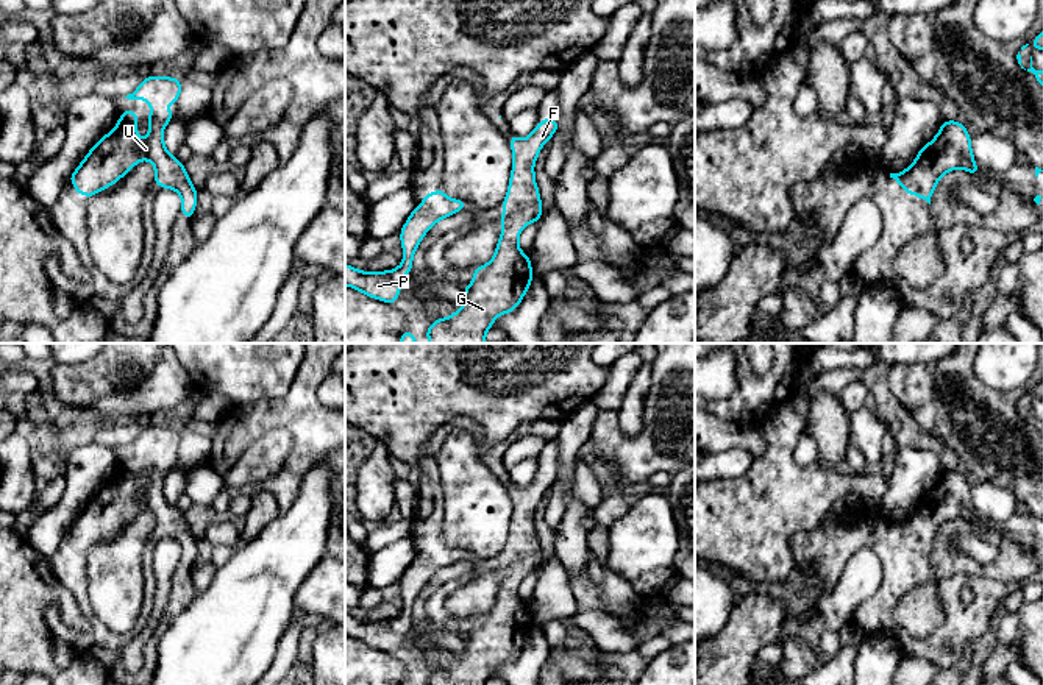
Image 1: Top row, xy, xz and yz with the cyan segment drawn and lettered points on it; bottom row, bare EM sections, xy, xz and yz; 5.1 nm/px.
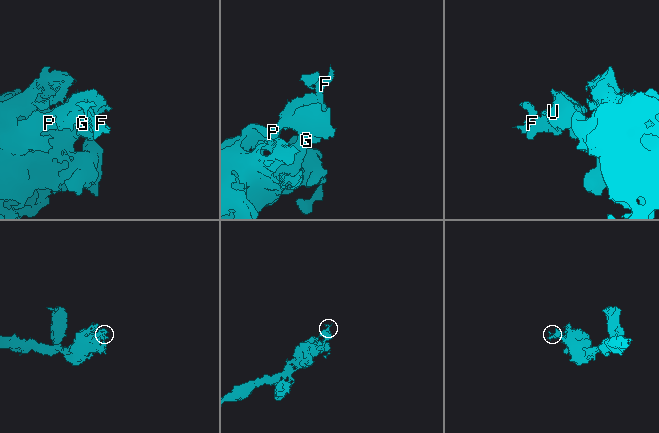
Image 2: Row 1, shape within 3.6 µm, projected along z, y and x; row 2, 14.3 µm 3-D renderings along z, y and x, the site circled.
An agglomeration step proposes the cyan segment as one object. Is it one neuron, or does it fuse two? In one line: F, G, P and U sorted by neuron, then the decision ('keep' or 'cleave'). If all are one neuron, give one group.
F G P U | keep

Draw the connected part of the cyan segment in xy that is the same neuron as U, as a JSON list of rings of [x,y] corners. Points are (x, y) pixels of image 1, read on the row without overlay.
[[[147,426],[139,437],[128,443],[128,449],[147,449],[150,453],[148,487],[139,488],[136,473],[139,465],[130,459],[122,460],[116,477],[103,485],[86,504],[67,531],[80,545],[92,548],[97,541],[117,534],[137,512],[147,509],[155,515],[153,534],[173,538],[181,546],[181,562],[194,568],[197,557],[197,538],[192,535],[184,513],[172,506],[162,482],[173,468],[173,460],[166,456],[176,453],[181,443],[181,429],[169,426]]]

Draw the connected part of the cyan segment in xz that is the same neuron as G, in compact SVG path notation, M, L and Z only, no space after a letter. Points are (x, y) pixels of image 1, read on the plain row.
M542 468L526 488L511 485L514 512L506 549L501 552L501 587L489 613L473 619L473 632L464 637L464 655L447 668L431 673L425 685L486 685L497 666L517 658L532 630L531 609L518 596L523 577L542 566L542 551L536 534L534 513L545 492L557 481L559 470Z

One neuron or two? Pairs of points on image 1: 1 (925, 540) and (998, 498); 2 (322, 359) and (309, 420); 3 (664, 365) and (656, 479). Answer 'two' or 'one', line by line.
1: two
2: one
3: two

